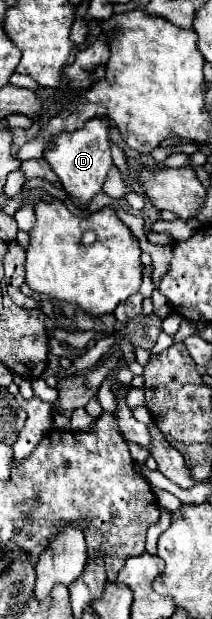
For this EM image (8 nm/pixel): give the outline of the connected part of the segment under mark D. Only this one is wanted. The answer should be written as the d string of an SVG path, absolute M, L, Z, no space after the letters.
M94 117L84 123L82 129L76 129L74 133L60 133L58 139L52 141L50 151L44 153L44 159L50 163L52 171L60 177L64 191L70 195L76 207L86 209L92 197L102 191L102 183L112 169L112 157L110 157L110 141L108 141L108 127L110 121L104 117Z

